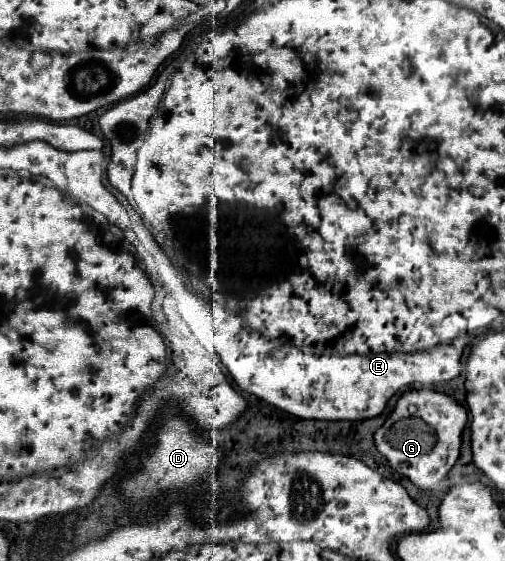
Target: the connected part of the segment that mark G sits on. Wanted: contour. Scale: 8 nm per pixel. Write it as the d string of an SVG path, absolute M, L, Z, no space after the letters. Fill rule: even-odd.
M413 390L399 398L395 410L389 414L385 424L375 432L375 444L377 444L377 450L389 460L393 470L397 470L405 478L409 478L417 488L421 488L425 492L433 492L437 496L439 492L447 490L447 472L453 468L453 464L459 458L461 434L465 430L465 424L467 424L467 412L461 404L457 404L455 398L441 394L441 392L433 392L433 390ZM409 404L417 404L415 414L409 412ZM415 422L417 424L425 422L425 426L431 426L431 428L417 428Z

